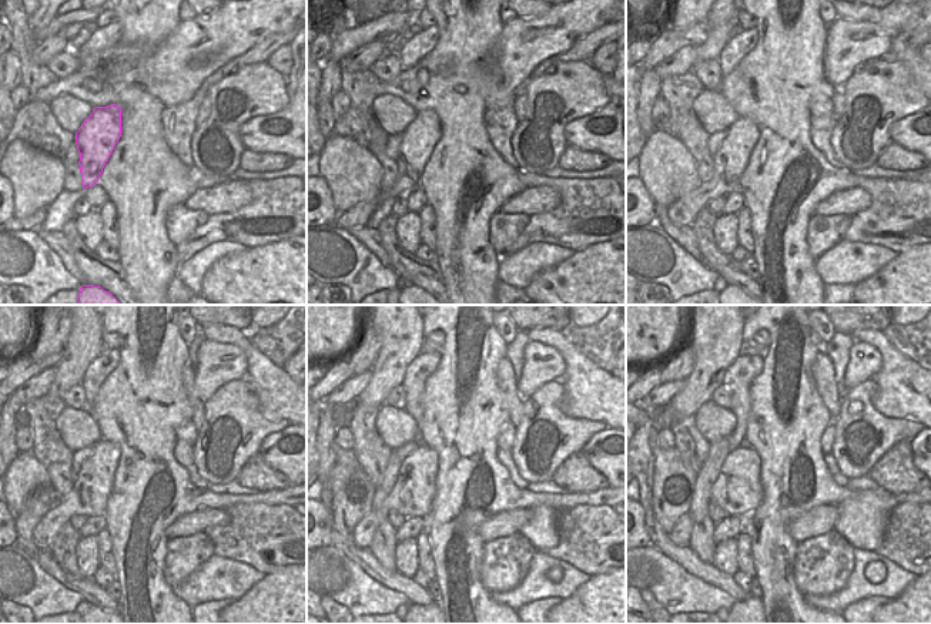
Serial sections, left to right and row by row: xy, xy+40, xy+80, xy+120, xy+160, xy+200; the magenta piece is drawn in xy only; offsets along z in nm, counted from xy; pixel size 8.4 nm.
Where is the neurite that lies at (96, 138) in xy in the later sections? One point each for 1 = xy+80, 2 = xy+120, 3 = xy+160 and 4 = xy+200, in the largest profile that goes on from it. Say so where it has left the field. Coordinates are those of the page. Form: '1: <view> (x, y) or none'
1: xy+80 (732, 158)
2: xy+120 (94, 480)
3: xy+160 (412, 493)
4: xy+200 (737, 490)

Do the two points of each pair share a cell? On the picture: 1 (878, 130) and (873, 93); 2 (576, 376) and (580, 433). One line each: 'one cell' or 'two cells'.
1: one cell
2: two cells

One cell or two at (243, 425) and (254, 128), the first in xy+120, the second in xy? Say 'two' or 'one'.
two

